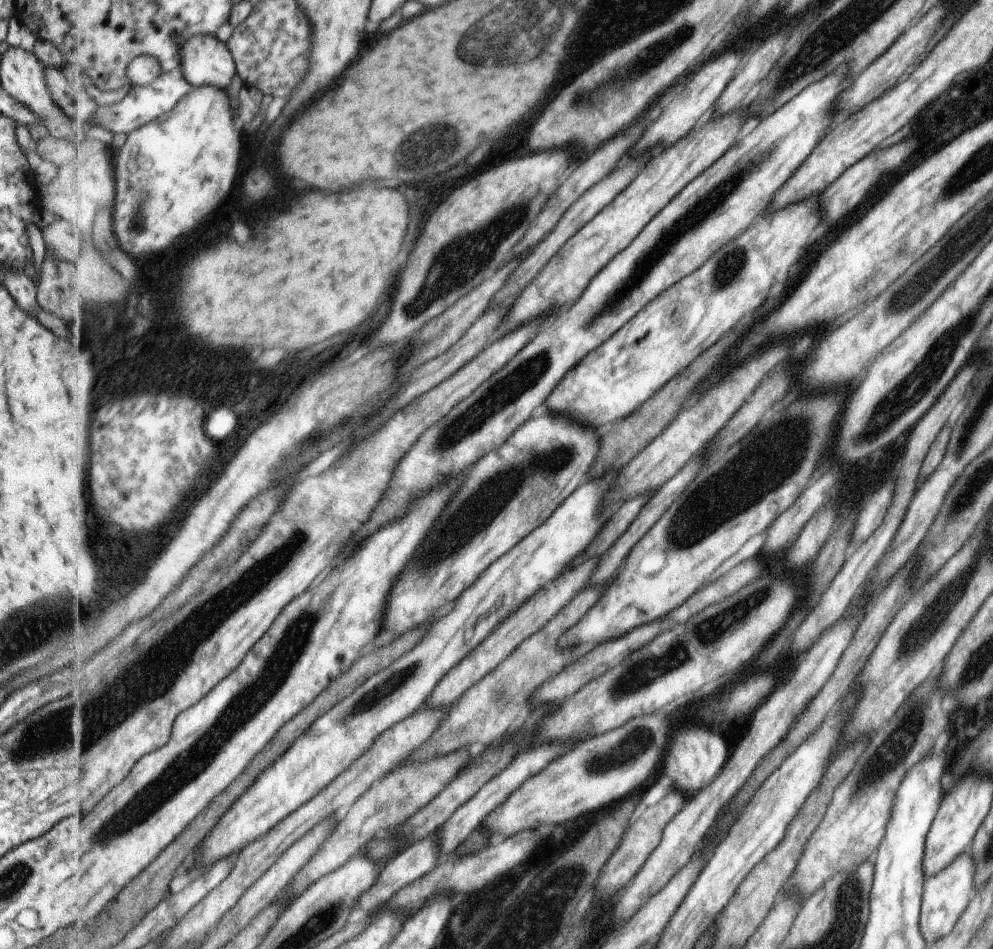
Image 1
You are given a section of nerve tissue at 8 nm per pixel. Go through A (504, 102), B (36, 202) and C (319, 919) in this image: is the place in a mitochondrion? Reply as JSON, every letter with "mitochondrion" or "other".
{"A":"other","B":"other","C":"mitochondrion"}

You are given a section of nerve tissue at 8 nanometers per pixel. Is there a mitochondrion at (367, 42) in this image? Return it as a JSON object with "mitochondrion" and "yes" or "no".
{"mitochondrion":"no"}

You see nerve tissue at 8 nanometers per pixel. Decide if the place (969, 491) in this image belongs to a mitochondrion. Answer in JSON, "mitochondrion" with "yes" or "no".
{"mitochondrion":"yes"}

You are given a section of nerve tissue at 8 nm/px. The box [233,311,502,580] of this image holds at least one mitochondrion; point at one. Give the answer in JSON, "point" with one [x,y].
{"point":[315,439]}

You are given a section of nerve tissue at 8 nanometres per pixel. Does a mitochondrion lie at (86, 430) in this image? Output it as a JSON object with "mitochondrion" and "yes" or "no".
{"mitochondrion":"no"}

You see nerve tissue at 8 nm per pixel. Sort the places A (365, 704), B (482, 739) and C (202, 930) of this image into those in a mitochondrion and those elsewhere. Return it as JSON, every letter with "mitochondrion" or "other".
{"A":"mitochondrion","B":"other","C":"other"}

